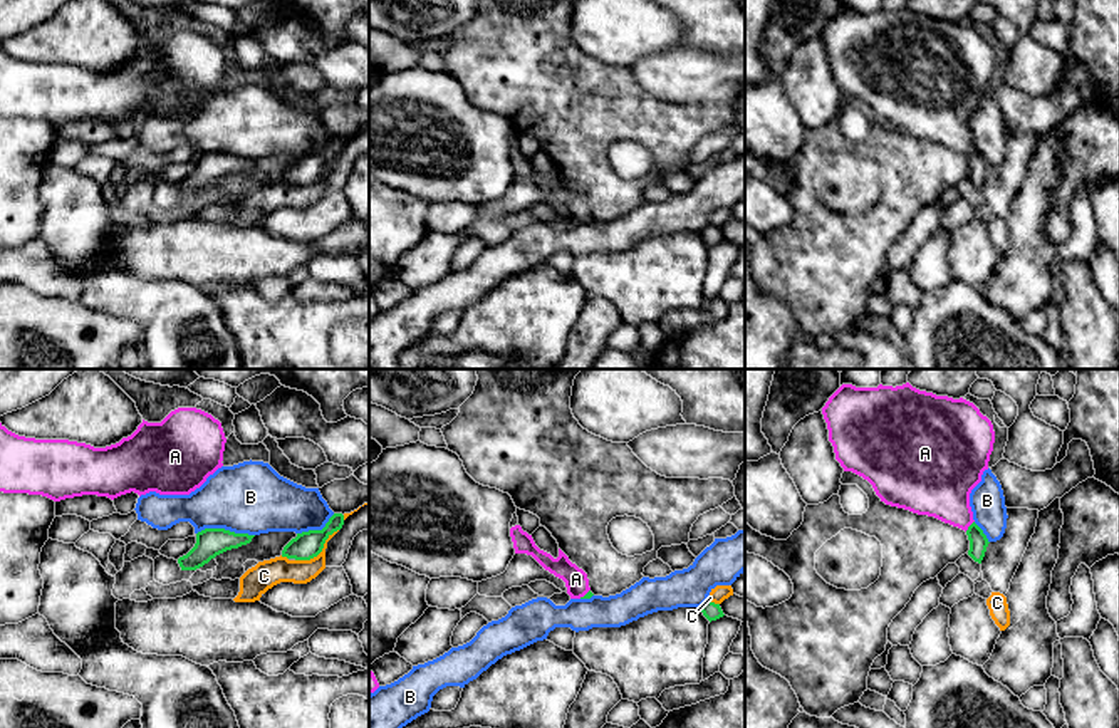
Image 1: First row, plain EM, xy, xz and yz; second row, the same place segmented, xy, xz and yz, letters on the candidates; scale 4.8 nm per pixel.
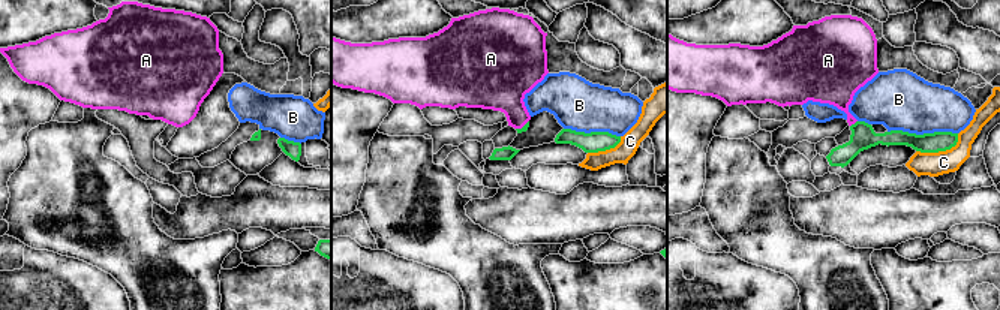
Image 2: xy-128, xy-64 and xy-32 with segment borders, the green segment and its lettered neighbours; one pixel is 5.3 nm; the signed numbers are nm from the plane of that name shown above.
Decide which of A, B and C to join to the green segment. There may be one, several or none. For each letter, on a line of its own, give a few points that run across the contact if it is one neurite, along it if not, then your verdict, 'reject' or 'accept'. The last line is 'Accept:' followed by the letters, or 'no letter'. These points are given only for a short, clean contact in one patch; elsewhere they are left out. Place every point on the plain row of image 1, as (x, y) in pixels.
A: line yz (978, 166), (970, 150), (953, 133), (938, 109); accept
B: reject
C: line xy (338, 153), (316, 180), (296, 185); reject
Accept: A

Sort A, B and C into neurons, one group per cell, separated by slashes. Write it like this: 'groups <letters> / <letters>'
groups A / B / C

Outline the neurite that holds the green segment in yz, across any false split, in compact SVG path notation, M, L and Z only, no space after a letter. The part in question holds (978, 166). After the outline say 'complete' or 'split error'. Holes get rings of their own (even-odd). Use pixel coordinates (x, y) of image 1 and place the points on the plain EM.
M909 7L896 12L842 8L825 27L822 39L844 96L867 104L886 129L965 154L968 179L981 188L990 166L973 144L970 117L988 94L995 55L973 27L919 15Z | split error

